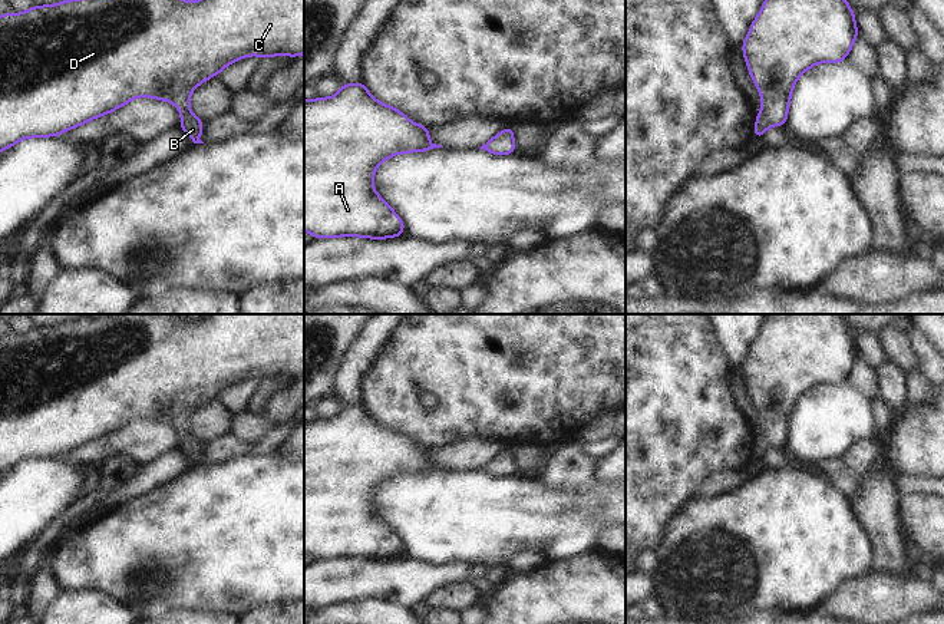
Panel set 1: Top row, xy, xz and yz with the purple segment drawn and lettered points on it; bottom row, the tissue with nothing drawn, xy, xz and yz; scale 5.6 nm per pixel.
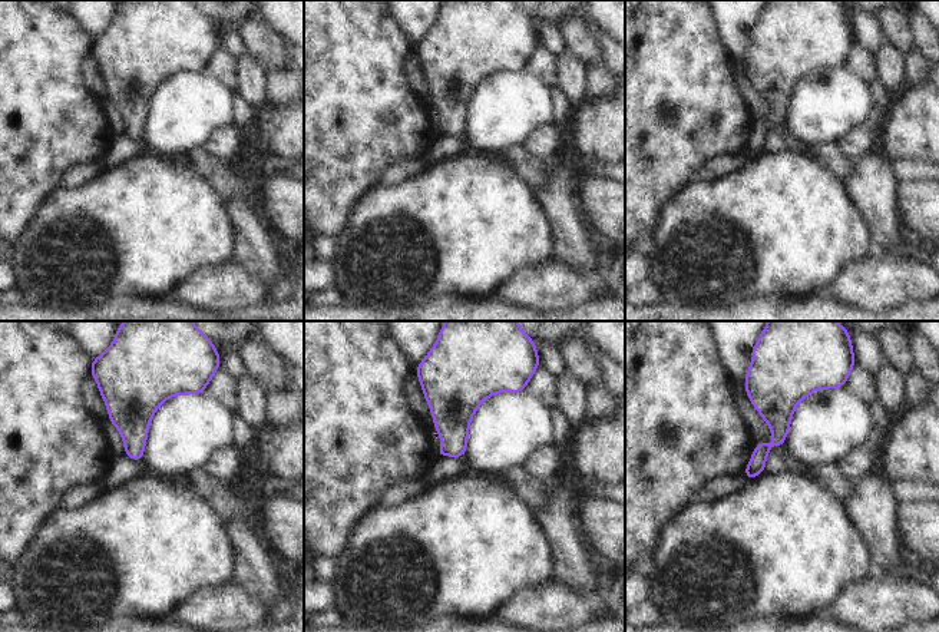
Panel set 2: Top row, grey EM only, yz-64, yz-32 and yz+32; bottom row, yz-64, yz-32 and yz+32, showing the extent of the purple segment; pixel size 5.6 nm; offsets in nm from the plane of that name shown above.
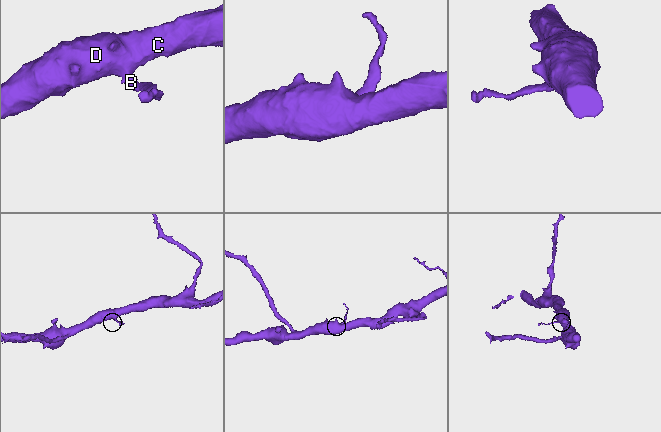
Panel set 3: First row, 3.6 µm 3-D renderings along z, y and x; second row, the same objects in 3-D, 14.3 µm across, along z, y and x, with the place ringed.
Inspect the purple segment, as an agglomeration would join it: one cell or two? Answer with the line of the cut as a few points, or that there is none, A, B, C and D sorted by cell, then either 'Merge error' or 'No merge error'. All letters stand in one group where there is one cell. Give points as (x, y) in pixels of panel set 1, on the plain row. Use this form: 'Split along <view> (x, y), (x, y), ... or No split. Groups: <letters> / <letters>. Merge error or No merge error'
No split. Groups: A B C D. No merge error

